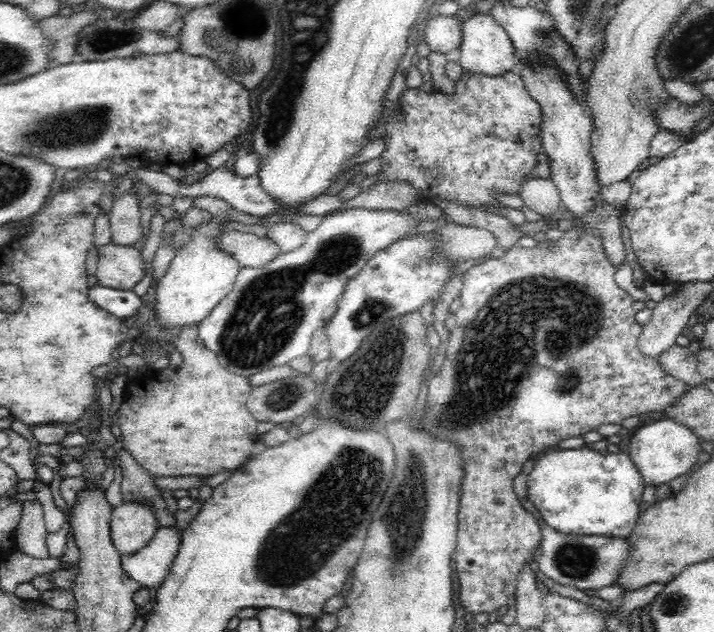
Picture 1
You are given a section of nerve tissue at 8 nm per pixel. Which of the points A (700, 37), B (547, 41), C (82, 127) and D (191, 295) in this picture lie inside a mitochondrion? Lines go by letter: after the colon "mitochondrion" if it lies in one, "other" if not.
A: mitochondrion
B: mitochondrion
C: mitochondrion
D: other

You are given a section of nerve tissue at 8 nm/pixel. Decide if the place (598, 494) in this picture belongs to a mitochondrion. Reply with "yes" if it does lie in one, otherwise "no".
no

